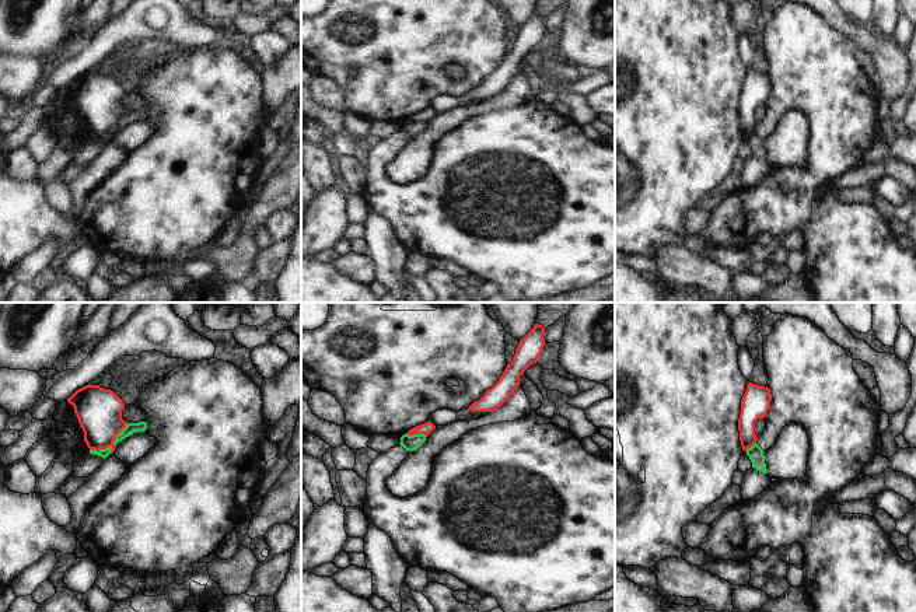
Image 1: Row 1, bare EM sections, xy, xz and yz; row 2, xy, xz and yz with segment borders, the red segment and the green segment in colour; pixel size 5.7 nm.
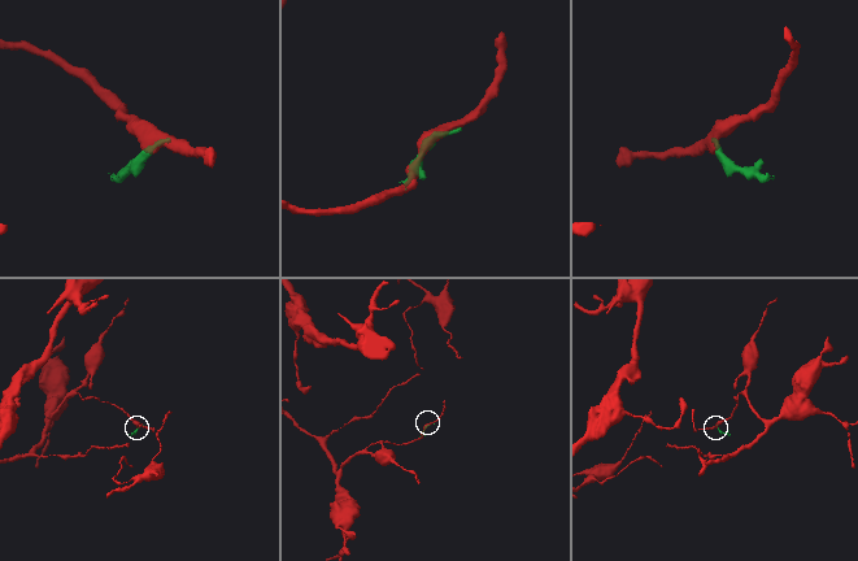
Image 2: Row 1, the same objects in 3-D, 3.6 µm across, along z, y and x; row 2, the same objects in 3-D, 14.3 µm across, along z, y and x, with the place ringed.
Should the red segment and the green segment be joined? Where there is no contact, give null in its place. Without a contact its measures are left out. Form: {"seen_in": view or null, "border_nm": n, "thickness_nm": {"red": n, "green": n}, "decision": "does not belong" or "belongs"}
{"seen_in": "xy", "border_nm": 280, "thickness_nm": {"red": 260, "green": 50}, "decision": "does not belong"}

